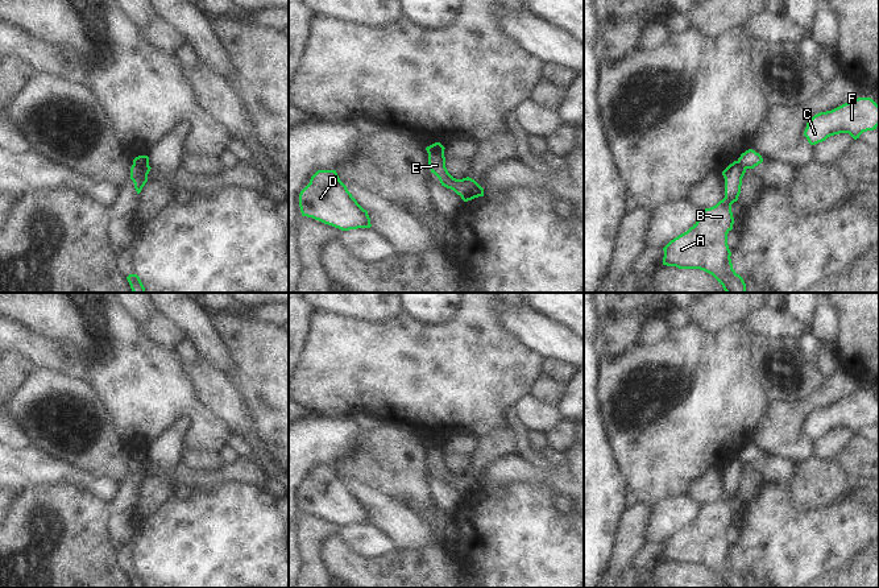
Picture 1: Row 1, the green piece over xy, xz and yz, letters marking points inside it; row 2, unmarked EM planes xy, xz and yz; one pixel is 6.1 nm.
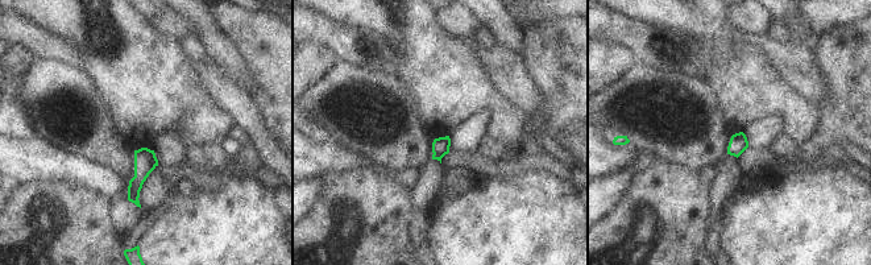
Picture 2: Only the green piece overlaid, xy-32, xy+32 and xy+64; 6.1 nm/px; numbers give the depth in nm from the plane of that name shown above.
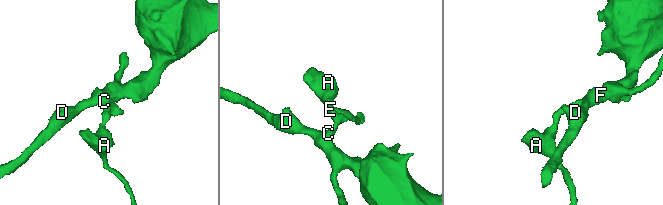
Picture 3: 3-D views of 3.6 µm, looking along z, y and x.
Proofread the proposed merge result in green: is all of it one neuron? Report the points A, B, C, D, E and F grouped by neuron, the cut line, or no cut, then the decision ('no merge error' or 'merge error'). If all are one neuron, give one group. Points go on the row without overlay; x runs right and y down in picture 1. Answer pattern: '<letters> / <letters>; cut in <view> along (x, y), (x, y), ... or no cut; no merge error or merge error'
A B / C D E F; cut in xy along (133, 458), (148, 460); merge error

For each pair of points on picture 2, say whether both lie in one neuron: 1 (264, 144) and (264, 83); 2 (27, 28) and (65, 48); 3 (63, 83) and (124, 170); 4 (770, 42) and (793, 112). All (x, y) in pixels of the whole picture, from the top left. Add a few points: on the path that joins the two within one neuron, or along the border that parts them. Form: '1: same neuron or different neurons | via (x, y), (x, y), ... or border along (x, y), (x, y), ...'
1: different neurons | border along (253, 98), (264, 123), (278, 143)
2: same neuron | via (36, 37), (45, 45), (56, 48)
3: same neuron | via (87, 100), (92, 110), (94, 133), (107, 147)
4: different neurons | border along (759, 46), (799, 94)

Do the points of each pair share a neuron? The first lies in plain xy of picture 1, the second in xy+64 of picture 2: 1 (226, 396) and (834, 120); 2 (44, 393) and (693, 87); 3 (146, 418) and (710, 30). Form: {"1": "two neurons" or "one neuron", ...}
{"1": "two neurons", "2": "one neuron", "3": "one neuron"}

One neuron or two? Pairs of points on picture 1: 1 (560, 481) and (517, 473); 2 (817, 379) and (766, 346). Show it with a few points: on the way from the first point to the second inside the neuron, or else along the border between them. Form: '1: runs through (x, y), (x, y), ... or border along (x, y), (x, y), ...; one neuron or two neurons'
1: runs through (550, 477), (527, 473); one neuron
2: runs through (804, 368), (793, 355), (779, 355); one neuron

